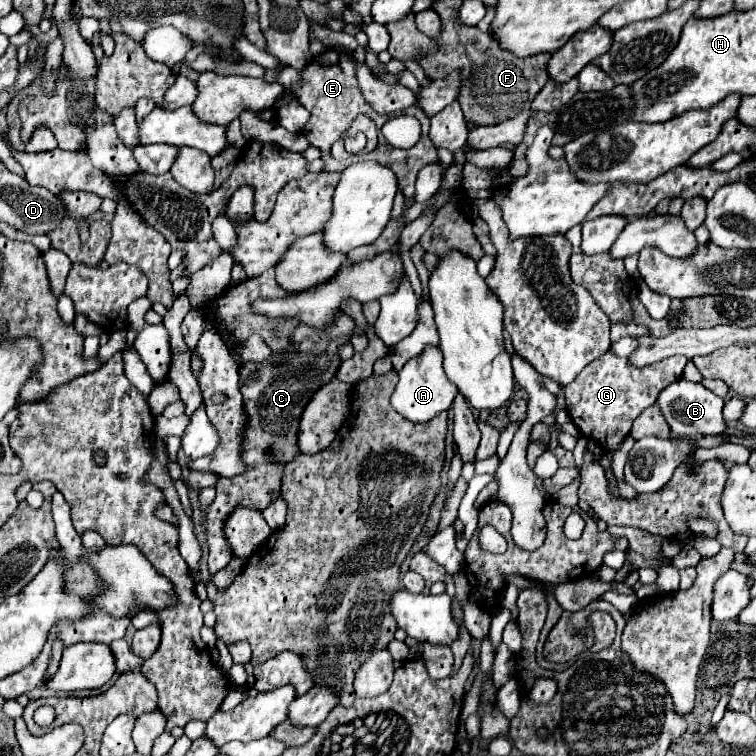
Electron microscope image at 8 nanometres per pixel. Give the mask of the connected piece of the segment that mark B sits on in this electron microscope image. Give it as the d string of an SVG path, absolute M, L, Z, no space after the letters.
M677 380L669 384L669 388L663 388L657 406L661 408L661 414L665 416L667 424L671 426L671 432L675 436L711 436L711 434L723 434L725 432L725 420L721 416L723 410L723 400L707 390L703 384L687 382L687 380Z

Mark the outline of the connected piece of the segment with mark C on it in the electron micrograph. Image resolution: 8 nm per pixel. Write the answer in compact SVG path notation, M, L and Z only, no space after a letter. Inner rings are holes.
M337 312L337 320L333 320L333 324L325 328L325 332L317 332L317 328L309 328L307 324L301 324L293 332L293 346L295 346L293 352L303 352L309 356L293 358L291 362L285 362L281 366L271 366L271 360L265 360L261 364L243 364L241 376L247 376L249 372L259 374L257 382L241 388L245 410L249 414L249 426L245 430L245 442L243 442L243 460L247 462L249 470L241 476L219 478L215 486L217 498L207 510L207 544L209 544L209 572L211 574L225 568L229 560L233 558L221 532L221 524L225 516L229 516L229 512L237 504L263 510L279 494L283 464L287 464L289 460L293 460L293 456L299 454L299 448L297 448L299 414L303 412L303 406L309 402L313 392L335 376L341 364L341 358L337 356L337 348L339 344L349 340L349 334L353 332L353 328L355 328L353 318L345 312ZM323 350L327 350L327 354L315 358L315 354ZM269 448L273 450L271 454L269 454ZM273 460L279 462L281 466L271 466Z

